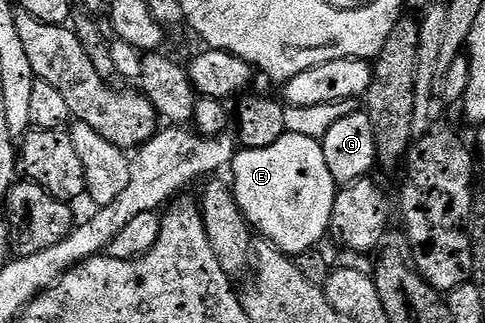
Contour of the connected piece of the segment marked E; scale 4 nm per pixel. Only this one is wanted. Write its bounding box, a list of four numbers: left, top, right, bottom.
[230,132,338,255]

